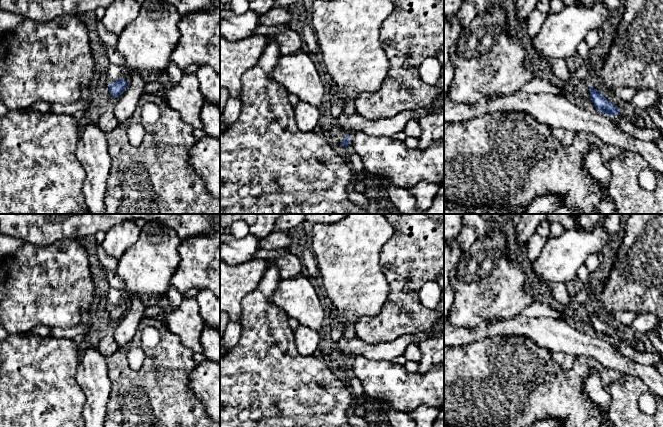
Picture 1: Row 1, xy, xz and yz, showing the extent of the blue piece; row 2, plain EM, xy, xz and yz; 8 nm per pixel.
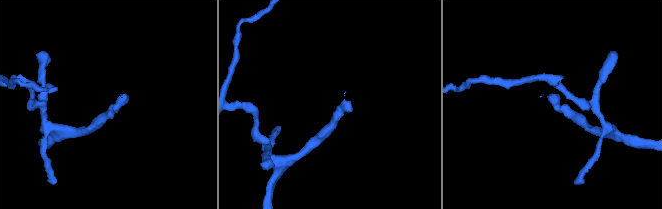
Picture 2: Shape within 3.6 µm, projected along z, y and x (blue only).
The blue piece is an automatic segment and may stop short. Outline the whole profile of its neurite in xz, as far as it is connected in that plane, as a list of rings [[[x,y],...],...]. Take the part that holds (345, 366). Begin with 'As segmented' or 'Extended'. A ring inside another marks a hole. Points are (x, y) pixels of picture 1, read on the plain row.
Extended. [[[444,318],[436,321],[431,330],[410,335],[404,335],[394,341],[380,343],[376,345],[368,344],[358,337],[345,339],[342,337],[336,344],[340,353],[346,358],[346,362],[340,369],[347,371],[350,366],[350,359],[357,356],[364,356],[371,360],[392,361],[395,357],[404,354],[410,344],[419,345],[423,341],[430,339],[444,331]]]

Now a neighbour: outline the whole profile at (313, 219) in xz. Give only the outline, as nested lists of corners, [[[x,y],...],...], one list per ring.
[[[305,214],[305,221],[309,224],[333,224],[346,217],[347,214]]]

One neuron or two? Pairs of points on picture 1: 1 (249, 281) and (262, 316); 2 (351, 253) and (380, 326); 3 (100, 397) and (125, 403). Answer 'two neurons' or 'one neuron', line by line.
1: two neurons
2: two neurons
3: two neurons

